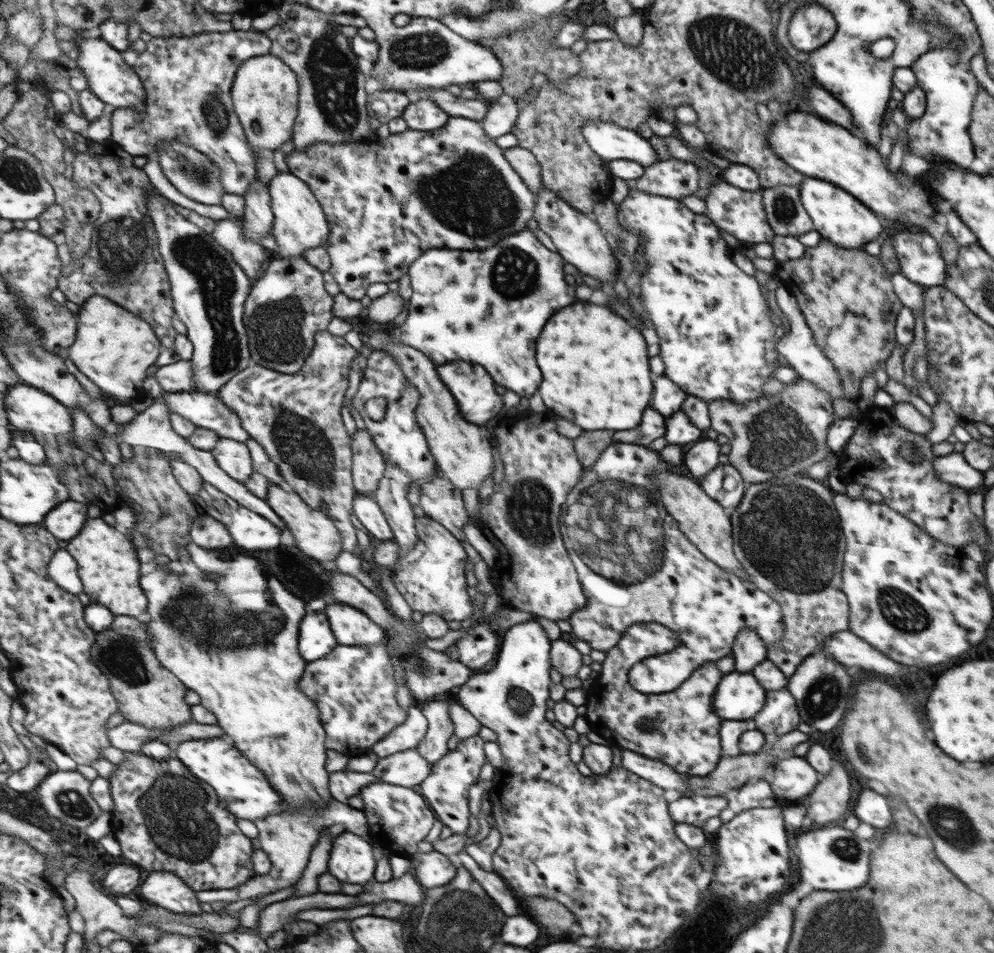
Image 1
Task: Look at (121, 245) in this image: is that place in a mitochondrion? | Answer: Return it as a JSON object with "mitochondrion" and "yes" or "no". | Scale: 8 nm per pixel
{"mitochondrion":"yes"}

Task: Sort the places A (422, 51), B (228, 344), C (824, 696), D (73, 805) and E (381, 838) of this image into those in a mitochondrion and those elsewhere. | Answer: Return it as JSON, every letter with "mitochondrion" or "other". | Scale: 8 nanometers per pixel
{"A":"mitochondrion","B":"mitochondrion","C":"mitochondrion","D":"mitochondrion","E":"other"}

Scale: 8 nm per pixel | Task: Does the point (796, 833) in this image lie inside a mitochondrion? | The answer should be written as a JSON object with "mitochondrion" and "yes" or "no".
{"mitochondrion":"no"}

